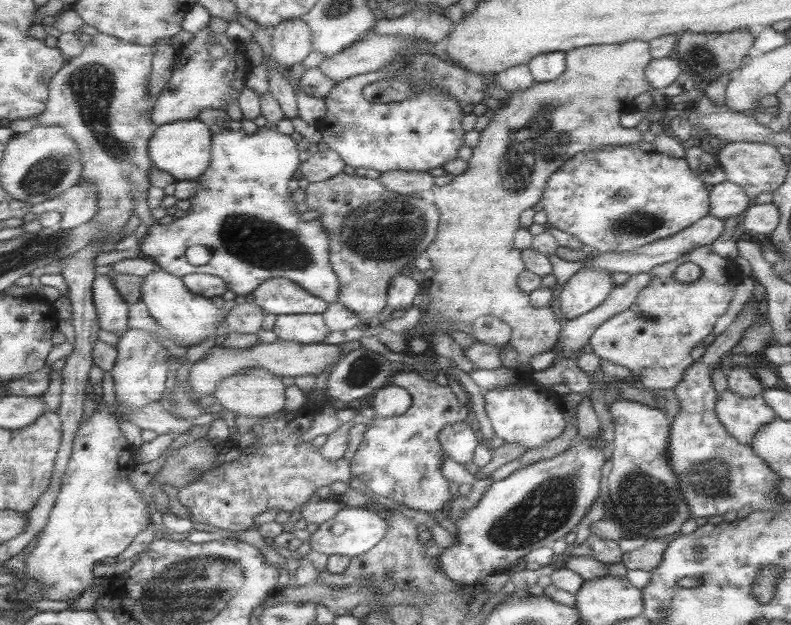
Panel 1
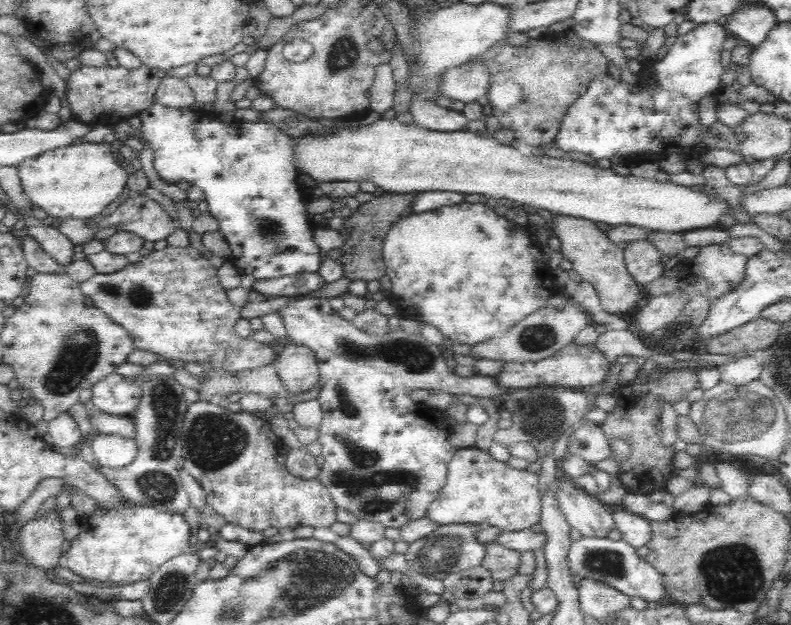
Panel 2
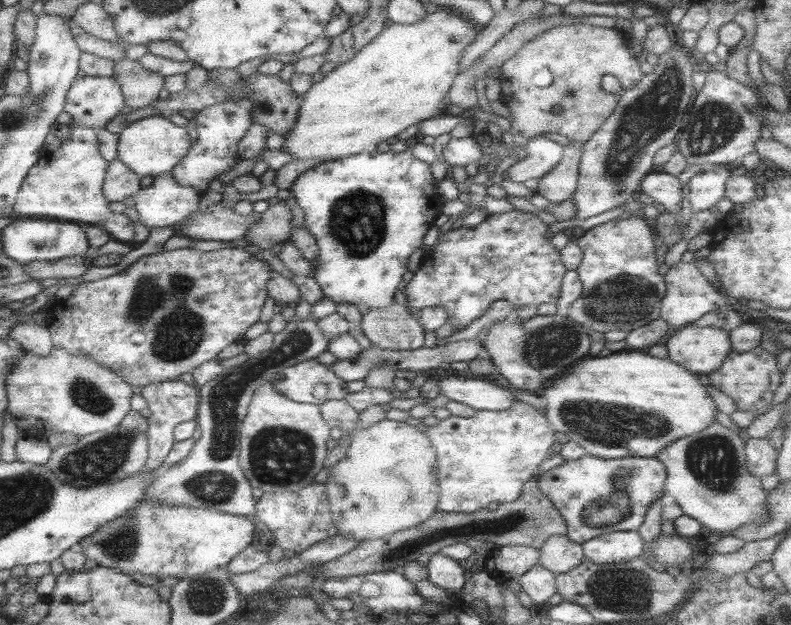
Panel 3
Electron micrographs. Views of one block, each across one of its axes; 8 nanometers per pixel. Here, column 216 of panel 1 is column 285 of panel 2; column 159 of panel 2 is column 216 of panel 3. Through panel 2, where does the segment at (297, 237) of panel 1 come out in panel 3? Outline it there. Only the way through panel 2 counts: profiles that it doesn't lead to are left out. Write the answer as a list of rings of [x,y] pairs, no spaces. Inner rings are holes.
[[[228,101],[212,104],[199,111],[195,116],[198,140],[192,144],[187,156],[171,171],[174,179],[185,188],[205,194],[214,177],[232,170],[238,162],[243,160],[236,154],[236,145],[251,127],[250,110],[249,101],[236,103]]]

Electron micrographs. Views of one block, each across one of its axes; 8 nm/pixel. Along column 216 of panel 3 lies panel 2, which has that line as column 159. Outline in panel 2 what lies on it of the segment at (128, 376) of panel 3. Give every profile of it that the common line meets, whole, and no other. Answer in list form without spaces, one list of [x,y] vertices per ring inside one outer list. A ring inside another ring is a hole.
[[[167,246],[164,250],[153,250],[151,254],[143,257],[140,262],[136,262],[136,264],[129,263],[122,268],[122,270],[117,270],[112,274],[96,273],[87,281],[79,283],[79,287],[81,293],[86,296],[86,298],[91,298],[93,300],[94,307],[103,310],[112,322],[124,327],[124,329],[132,335],[132,341],[134,341],[136,349],[152,351],[152,353],[160,355],[160,358],[164,360],[183,360],[184,364],[186,362],[198,362],[202,365],[204,362],[208,361],[210,362],[211,368],[226,369],[228,371],[232,371],[232,373],[238,373],[248,369],[259,369],[261,366],[274,364],[274,360],[276,360],[276,350],[274,349],[274,344],[278,343],[279,340],[274,340],[271,343],[258,343],[246,337],[239,337],[236,334],[236,331],[234,331],[234,325],[241,318],[240,311],[242,310],[242,307],[236,306],[228,300],[226,289],[220,284],[218,273],[213,265],[214,264],[210,262],[209,258],[203,257],[203,255],[198,252],[198,250],[192,248],[192,246],[188,246],[187,248],[173,248]]]

